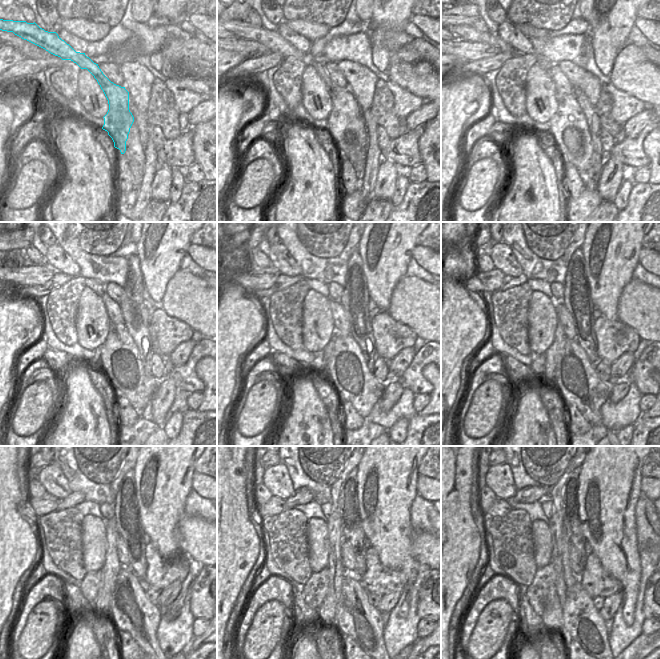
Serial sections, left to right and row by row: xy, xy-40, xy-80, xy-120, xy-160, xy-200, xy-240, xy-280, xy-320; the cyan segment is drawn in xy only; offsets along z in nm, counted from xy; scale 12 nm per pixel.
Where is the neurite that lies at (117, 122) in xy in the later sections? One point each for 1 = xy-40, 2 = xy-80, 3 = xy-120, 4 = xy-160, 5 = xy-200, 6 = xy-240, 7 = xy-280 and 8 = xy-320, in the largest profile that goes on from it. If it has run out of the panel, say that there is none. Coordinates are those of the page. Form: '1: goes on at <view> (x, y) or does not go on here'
1: goes on at xy-40 (346, 127)
2: goes on at xy-80 (568, 127)
3: goes on at xy-120 (120, 360)
4: goes on at xy-160 (354, 382)
5: goes on at xy-200 (575, 378)
6: goes on at xy-240 (131, 611)
7: goes on at xy-280 (356, 617)
8: goes on at xy-320 (582, 622)

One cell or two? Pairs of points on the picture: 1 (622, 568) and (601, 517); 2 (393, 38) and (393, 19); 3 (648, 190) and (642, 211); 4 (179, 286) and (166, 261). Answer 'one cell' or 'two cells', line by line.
1: one cell
2: two cells
3: one cell
4: two cells

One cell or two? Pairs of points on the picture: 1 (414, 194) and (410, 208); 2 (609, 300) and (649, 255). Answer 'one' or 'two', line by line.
1: one
2: two

